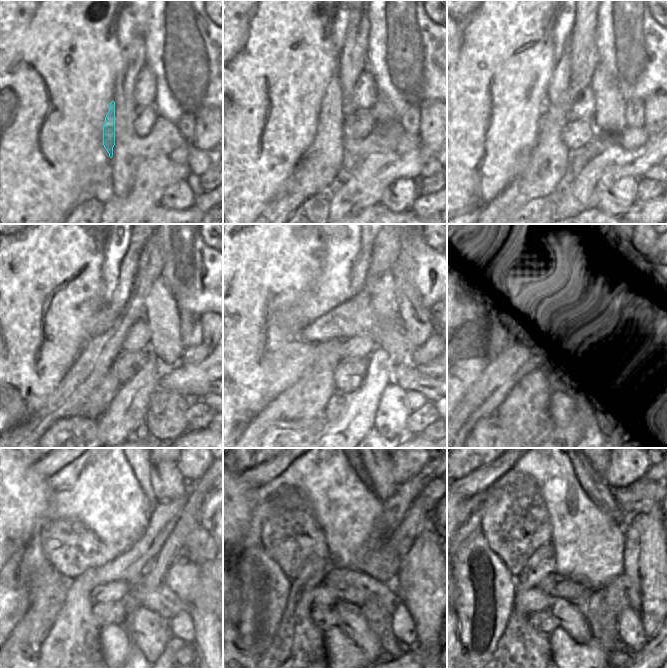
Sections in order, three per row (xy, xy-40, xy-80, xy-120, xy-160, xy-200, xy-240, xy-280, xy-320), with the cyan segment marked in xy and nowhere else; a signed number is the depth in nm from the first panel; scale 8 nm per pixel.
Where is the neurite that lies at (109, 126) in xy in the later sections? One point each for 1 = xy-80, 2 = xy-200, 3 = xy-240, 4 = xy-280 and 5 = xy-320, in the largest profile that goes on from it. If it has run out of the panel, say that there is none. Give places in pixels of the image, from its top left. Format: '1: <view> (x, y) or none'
1: xy-80 (549, 159)
2: xy-200 (531, 396)
3: xy-240 (76, 620)
4: xy-280 (297, 620)
5: xy-320 (518, 623)

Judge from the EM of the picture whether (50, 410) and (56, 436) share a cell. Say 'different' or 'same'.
different

